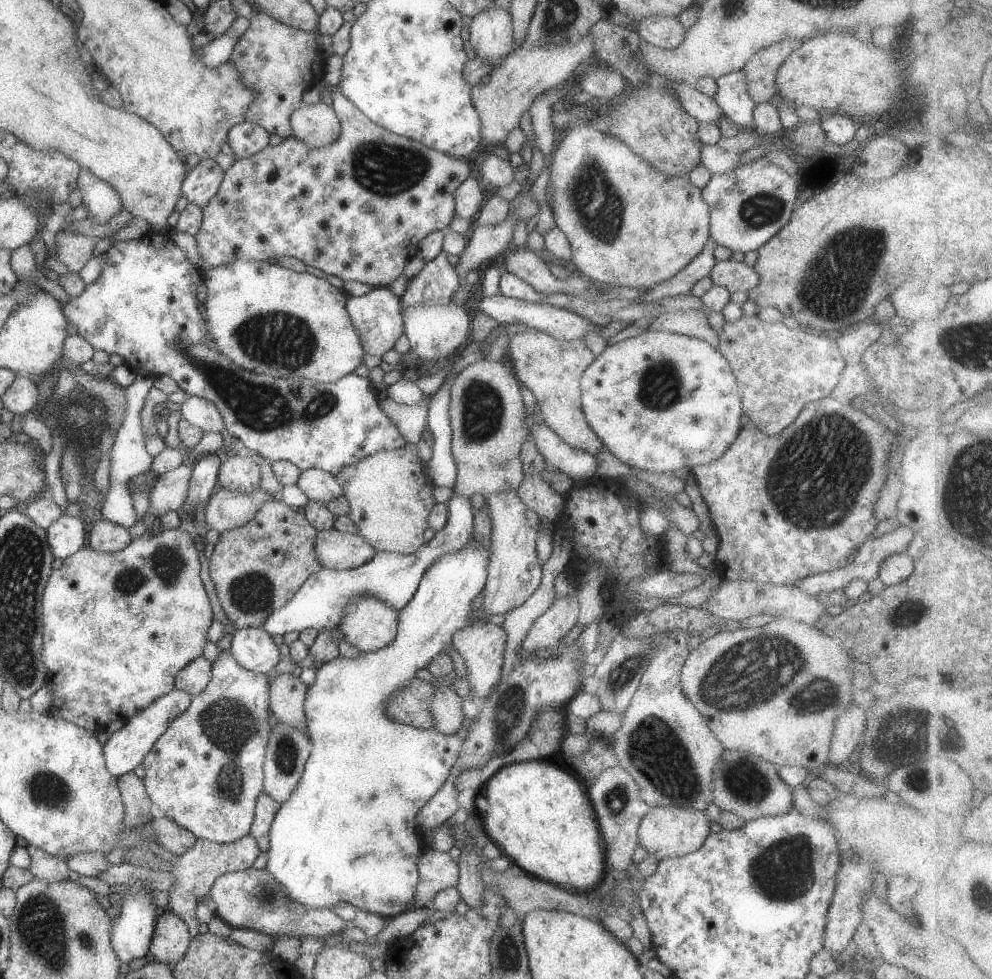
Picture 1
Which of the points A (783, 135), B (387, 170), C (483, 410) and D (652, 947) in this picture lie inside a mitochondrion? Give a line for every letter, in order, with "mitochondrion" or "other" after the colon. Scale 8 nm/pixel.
A: other
B: mitochondrion
C: mitochondrion
D: other

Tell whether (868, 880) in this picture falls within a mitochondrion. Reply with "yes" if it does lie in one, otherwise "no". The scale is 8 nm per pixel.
no

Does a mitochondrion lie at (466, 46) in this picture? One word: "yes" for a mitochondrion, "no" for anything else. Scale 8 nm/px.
no

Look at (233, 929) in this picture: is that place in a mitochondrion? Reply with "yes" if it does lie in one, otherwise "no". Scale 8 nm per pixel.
no

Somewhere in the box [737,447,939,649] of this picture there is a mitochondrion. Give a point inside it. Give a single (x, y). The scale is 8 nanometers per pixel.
(903, 616)

